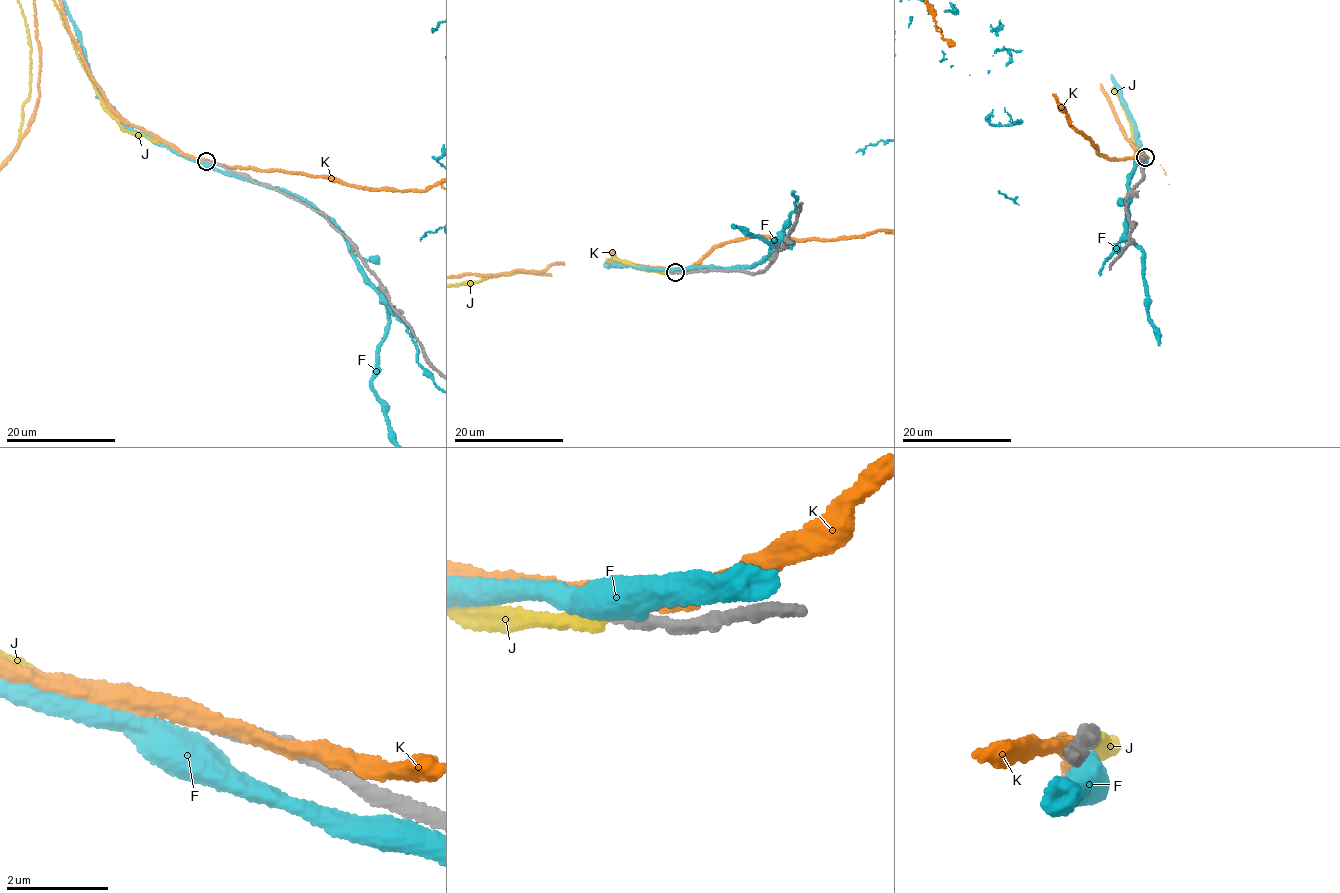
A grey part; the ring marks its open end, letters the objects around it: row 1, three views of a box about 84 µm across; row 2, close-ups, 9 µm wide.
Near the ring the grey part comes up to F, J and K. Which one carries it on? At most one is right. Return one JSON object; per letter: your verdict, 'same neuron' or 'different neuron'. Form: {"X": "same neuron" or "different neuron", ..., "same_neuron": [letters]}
{"F": "different neuron", "J": "same neuron", "K": "different neuron", "same_neuron": ["J"]}

